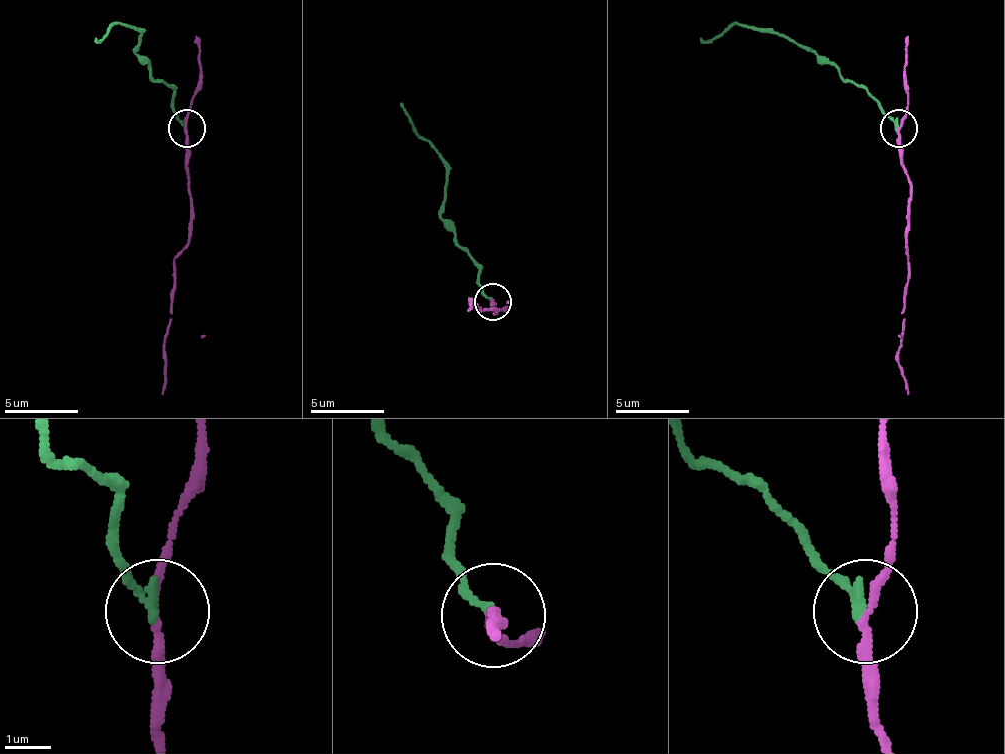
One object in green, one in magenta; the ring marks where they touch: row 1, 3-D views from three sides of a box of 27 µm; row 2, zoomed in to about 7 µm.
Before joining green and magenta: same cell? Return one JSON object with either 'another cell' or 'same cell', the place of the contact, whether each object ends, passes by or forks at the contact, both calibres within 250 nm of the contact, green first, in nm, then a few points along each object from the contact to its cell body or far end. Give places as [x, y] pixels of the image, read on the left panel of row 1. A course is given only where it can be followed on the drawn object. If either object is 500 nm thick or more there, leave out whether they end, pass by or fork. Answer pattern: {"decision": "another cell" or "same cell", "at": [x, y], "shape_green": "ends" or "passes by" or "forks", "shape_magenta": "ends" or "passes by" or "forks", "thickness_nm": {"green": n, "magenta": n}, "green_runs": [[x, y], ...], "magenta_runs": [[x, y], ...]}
{"decision": "another cell", "at": [187, 128], "shape_green": "ends", "shape_magenta": "passes by", "thickness_nm": {"green": 200, "magenta": 190}, "green_runs": [[186, 129], [174, 92], [134, 51], [141, 33], [112, 25], [93, 40]], "magenta_runs": [[186, 129], [189, 244], [174, 262], [171, 325], [163, 351], [163, 395]]}

